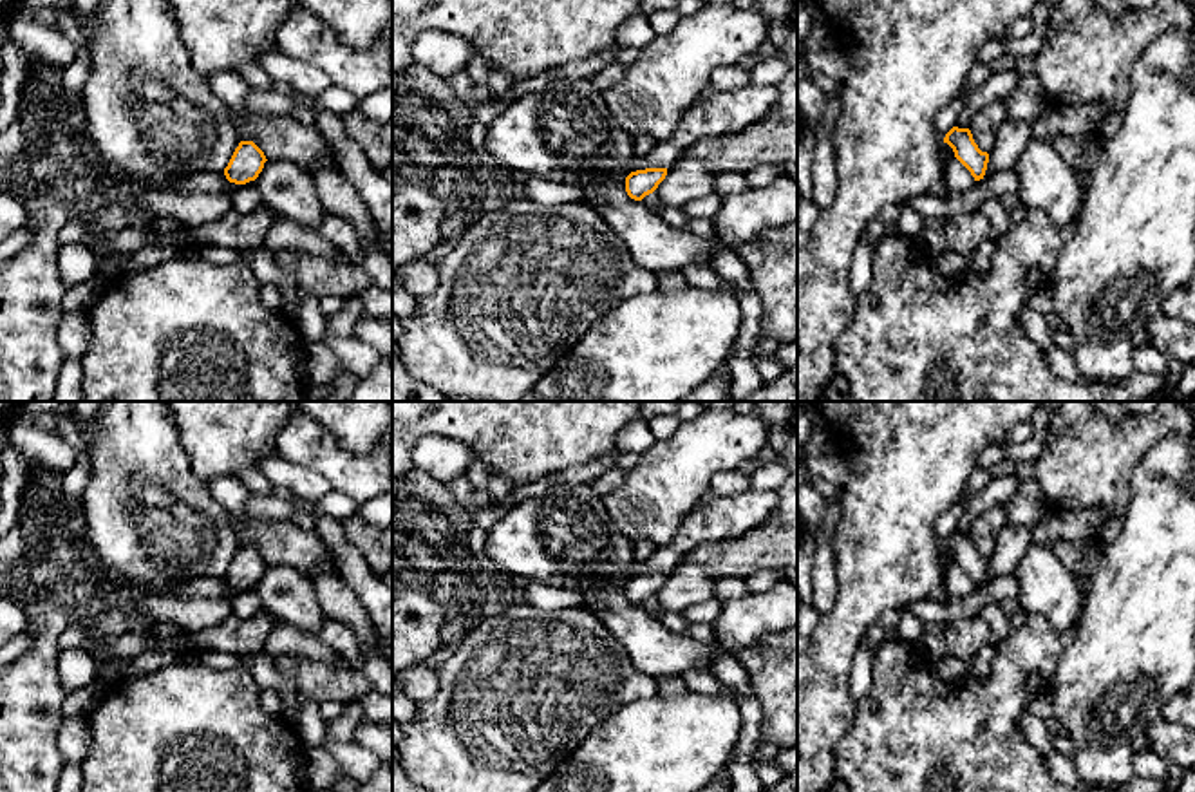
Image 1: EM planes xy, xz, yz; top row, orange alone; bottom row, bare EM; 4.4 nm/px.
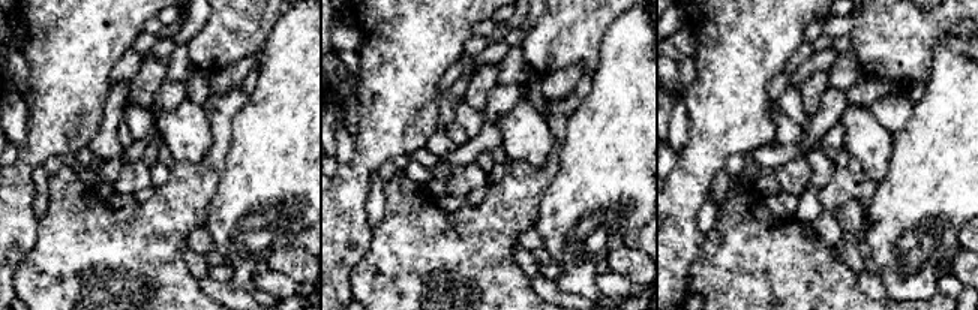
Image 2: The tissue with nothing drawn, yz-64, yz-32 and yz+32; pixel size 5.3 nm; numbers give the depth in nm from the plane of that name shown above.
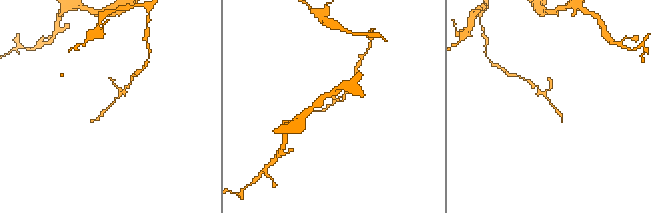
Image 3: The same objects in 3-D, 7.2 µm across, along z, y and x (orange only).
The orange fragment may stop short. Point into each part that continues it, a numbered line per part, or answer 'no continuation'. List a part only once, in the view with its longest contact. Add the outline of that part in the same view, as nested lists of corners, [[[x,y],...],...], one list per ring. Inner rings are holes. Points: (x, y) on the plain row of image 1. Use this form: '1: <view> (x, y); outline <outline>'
no continuation

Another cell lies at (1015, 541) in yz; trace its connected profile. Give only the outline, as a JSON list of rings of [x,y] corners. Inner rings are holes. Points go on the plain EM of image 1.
[[[1012,524],[1003,526],[994,553],[989,557],[985,580],[976,586],[976,589],[985,588],[1002,575],[1014,573],[1018,562],[1027,555],[1032,544],[1032,528]]]

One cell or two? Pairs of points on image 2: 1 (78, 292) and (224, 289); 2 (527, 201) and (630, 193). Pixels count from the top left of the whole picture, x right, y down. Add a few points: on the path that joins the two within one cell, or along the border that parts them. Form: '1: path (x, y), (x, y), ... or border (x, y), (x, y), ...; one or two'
1: border (197, 280), (204, 294); two
2: border (557, 168), (555, 177), (540, 199), (534, 226); two

